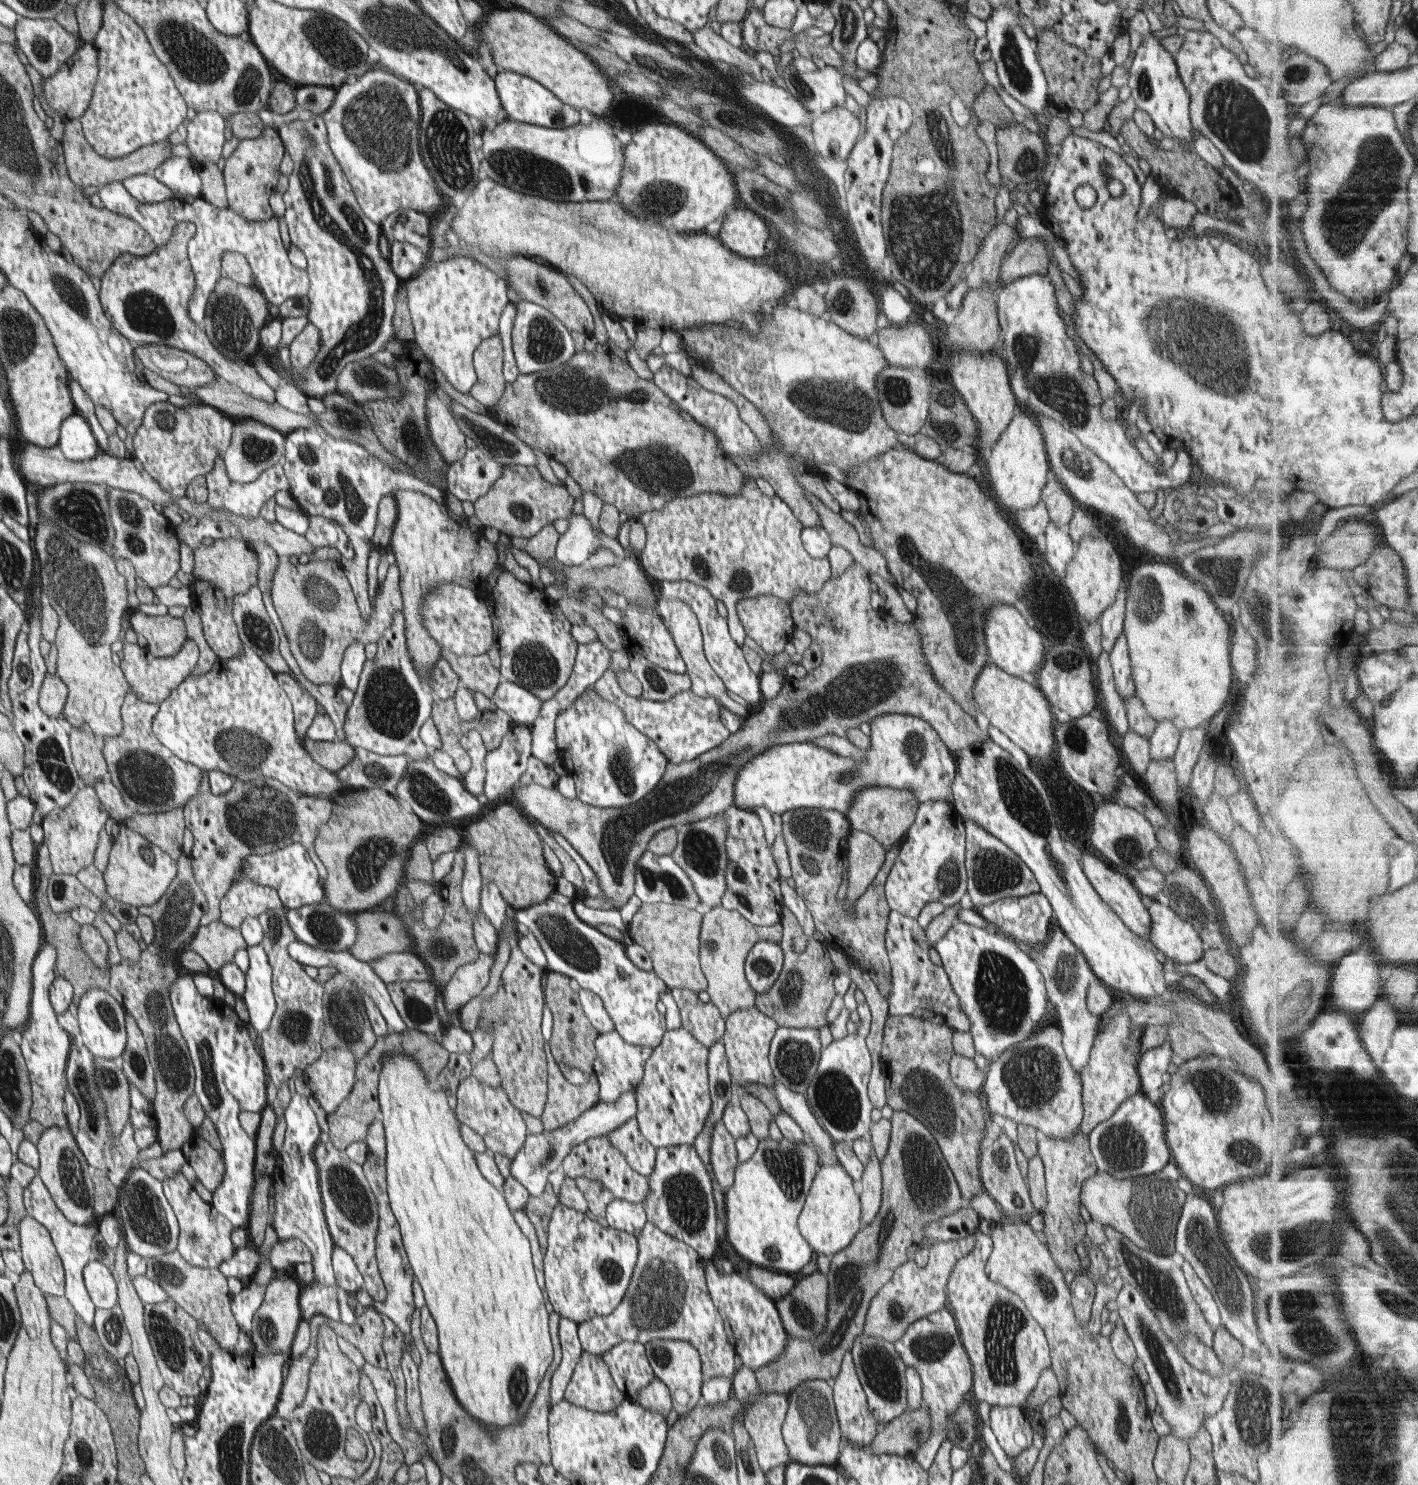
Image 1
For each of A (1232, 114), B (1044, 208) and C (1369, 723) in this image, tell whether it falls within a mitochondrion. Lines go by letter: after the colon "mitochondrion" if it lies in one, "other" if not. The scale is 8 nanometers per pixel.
A: mitochondrion
B: other
C: other

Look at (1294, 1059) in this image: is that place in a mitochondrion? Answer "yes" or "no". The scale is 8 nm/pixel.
no

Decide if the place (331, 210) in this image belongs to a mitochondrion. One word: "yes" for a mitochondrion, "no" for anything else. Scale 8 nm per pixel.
yes

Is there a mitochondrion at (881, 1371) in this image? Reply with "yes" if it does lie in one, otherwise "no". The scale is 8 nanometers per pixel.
yes

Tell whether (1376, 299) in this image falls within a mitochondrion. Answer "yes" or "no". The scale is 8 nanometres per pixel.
no

